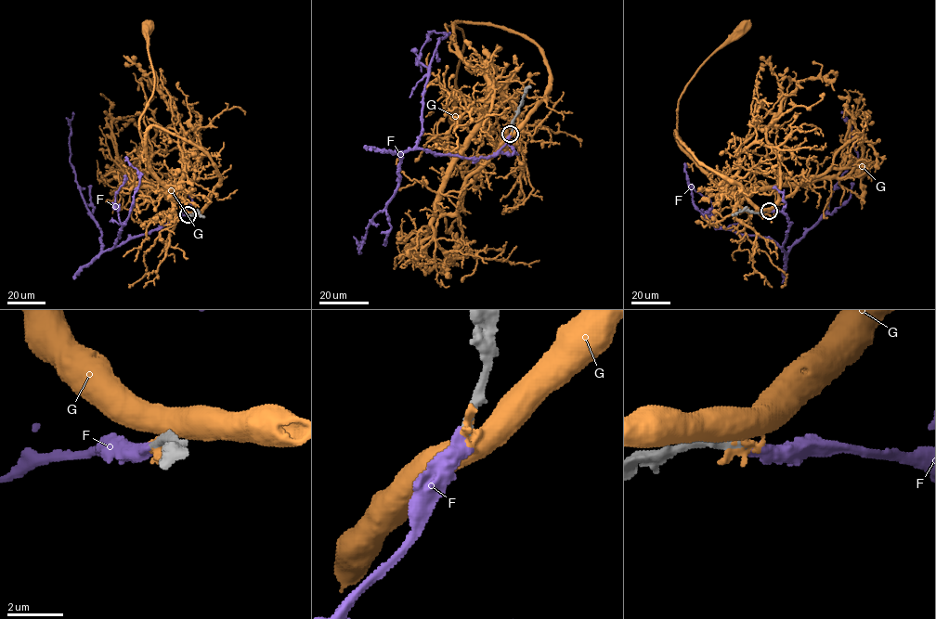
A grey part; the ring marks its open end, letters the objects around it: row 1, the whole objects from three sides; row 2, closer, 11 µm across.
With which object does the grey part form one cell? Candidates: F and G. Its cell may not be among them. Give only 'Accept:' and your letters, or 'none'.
Accept: F

